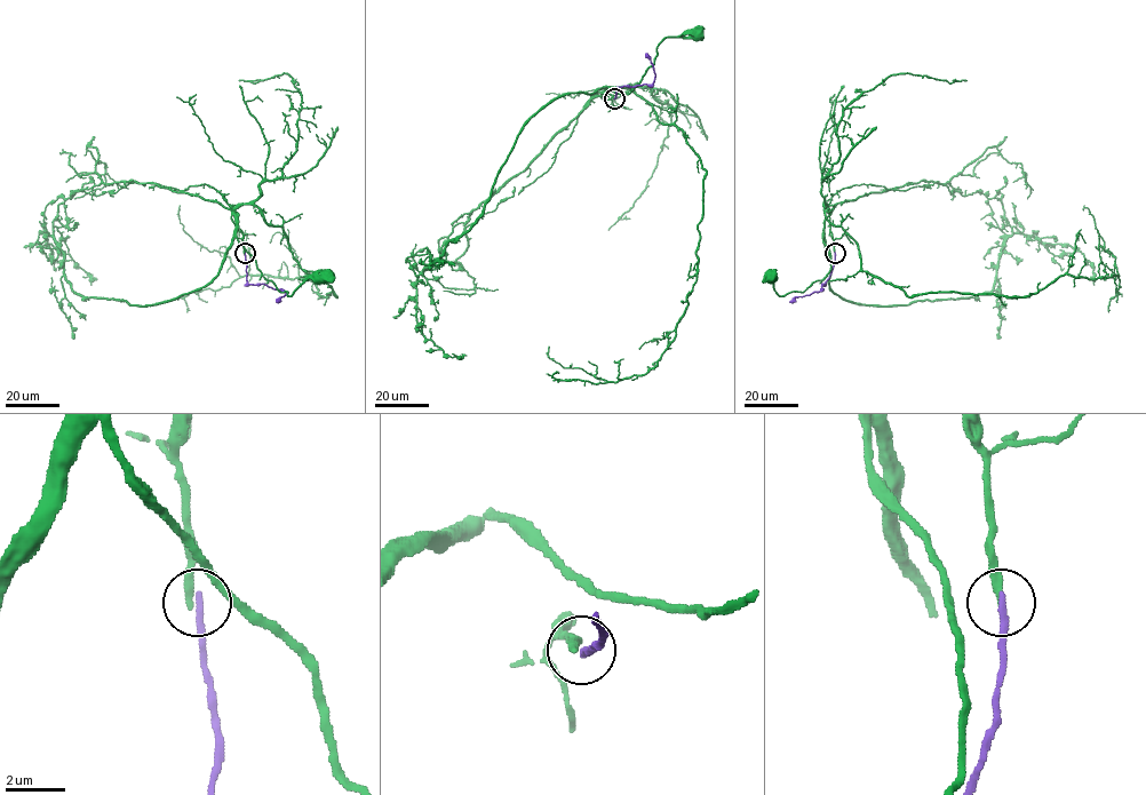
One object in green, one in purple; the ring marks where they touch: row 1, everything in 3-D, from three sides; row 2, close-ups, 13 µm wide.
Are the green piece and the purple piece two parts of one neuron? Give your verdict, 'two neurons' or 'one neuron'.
two neurons

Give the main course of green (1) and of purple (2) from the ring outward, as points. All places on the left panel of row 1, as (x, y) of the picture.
1: (245, 253), (243, 233), (232, 213), (238, 243), (280, 292), (289, 295), (309, 278), (329, 276)
2: (245, 253), (248, 284), (265, 284), (285, 292), (278, 302)

